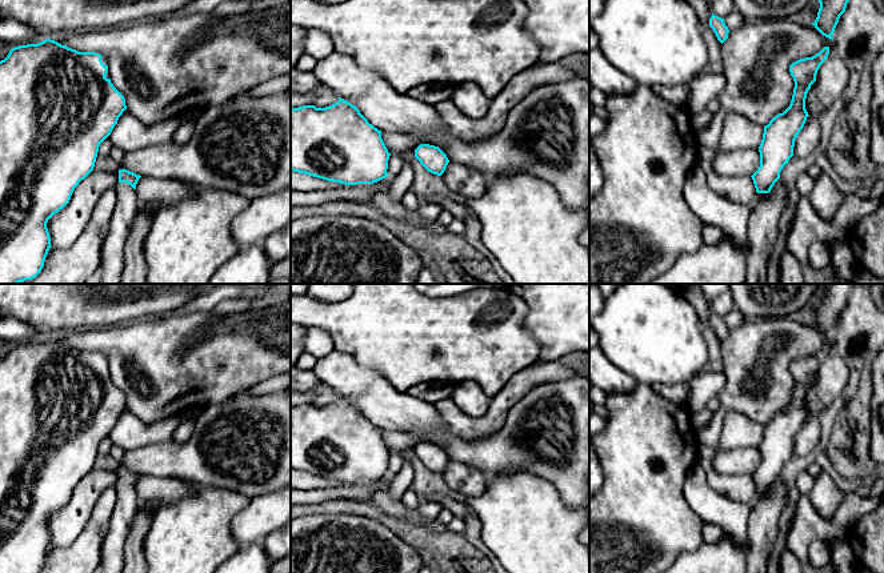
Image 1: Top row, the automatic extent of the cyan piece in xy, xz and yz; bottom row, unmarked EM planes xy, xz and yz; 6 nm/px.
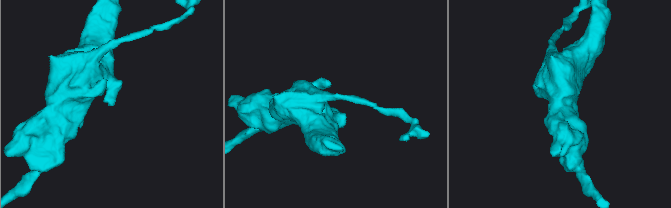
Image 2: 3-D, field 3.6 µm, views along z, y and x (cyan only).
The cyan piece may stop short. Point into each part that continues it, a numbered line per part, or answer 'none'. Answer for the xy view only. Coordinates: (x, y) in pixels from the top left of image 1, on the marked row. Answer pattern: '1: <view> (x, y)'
1: xy (127, 207)

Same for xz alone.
none

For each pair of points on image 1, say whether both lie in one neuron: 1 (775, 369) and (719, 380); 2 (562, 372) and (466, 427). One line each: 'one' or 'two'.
1: two
2: one

